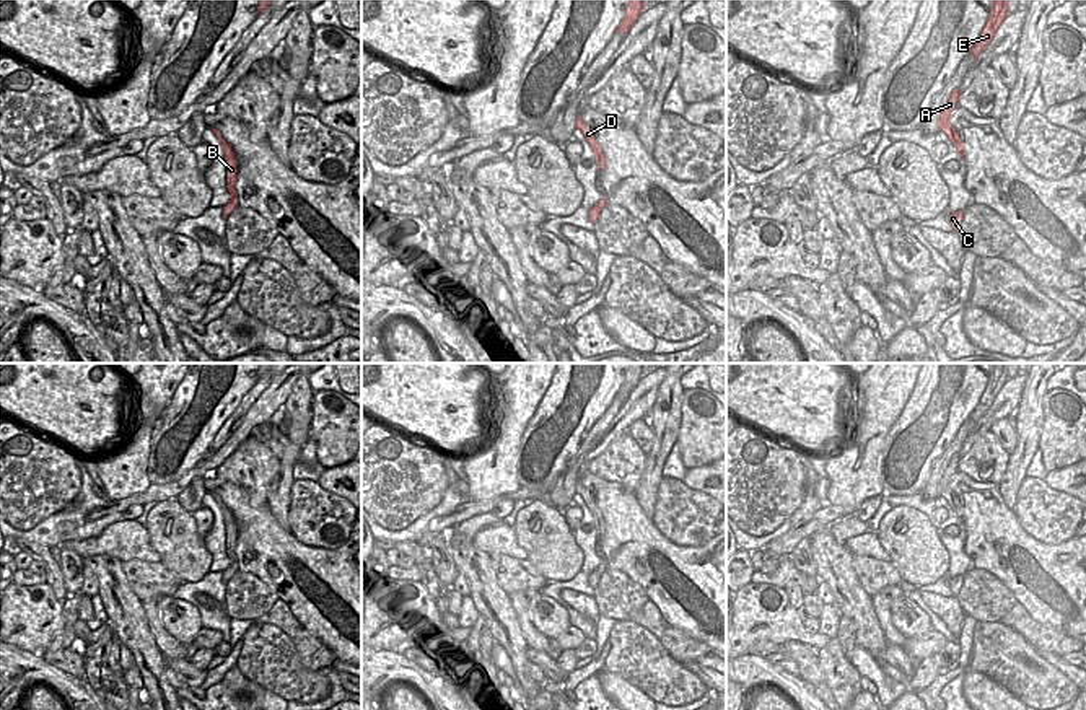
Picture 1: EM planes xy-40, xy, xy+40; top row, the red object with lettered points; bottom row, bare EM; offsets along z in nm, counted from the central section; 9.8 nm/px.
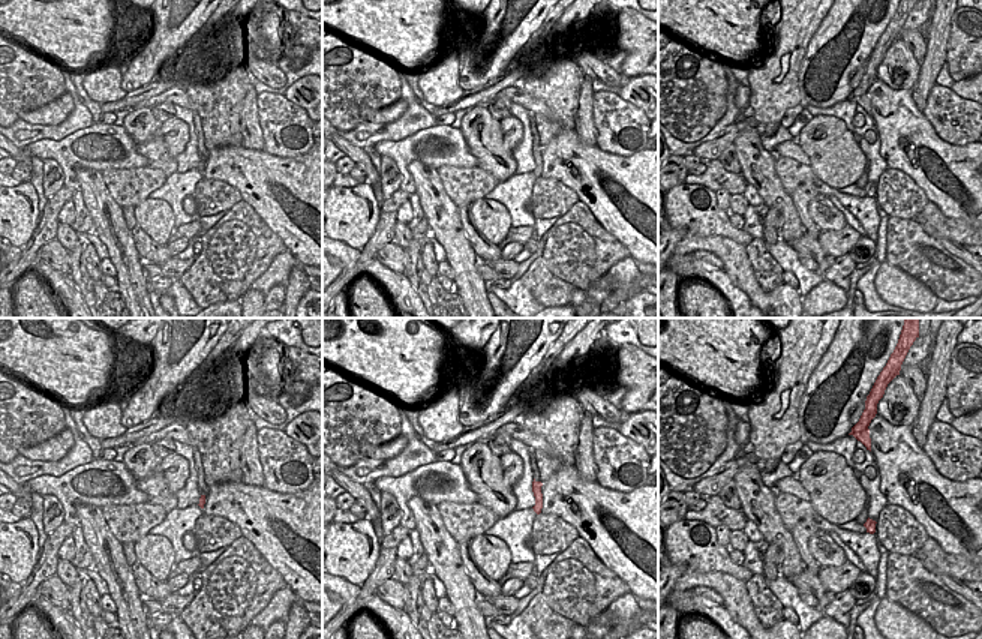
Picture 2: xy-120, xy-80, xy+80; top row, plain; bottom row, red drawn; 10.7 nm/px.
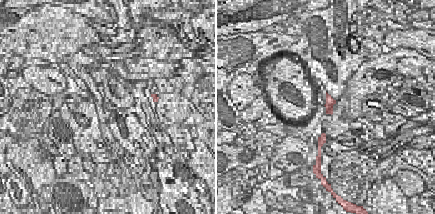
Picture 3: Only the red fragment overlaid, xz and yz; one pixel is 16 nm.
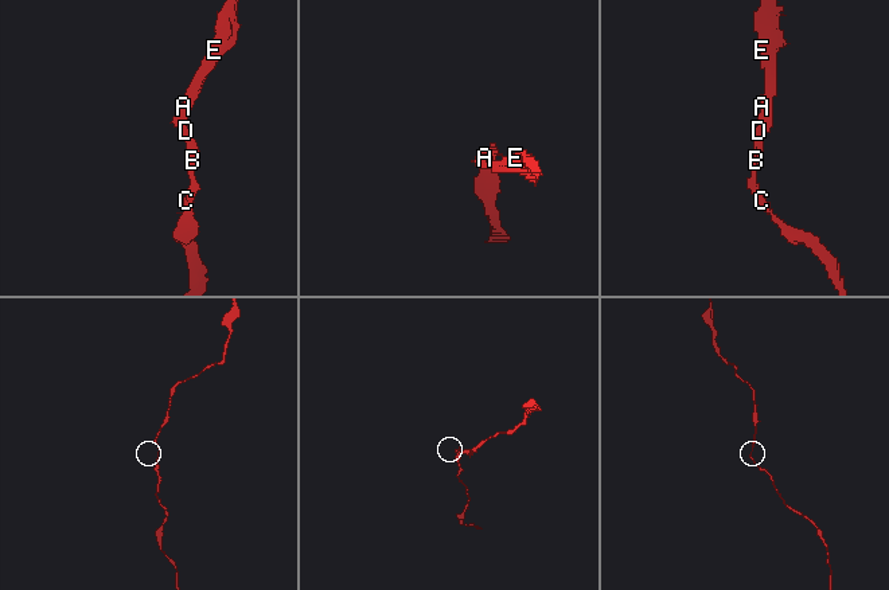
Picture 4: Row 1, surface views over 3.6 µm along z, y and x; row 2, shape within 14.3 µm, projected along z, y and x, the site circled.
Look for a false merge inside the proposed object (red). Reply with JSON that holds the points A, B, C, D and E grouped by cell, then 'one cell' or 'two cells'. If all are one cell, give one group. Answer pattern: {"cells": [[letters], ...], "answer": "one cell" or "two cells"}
{"cells": [["A", "B", "C", "D", "E"]], "answer": "one cell"}

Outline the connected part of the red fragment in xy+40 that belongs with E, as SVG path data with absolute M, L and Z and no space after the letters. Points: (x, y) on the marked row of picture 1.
M993 0L987 23L985 23L977 42L970 49L970 52L974 54L974 60L990 44L996 29L1000 28L1000 24L1005 21L1006 16L1008 16L1008 2Z

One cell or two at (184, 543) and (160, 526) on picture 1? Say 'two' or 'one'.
one

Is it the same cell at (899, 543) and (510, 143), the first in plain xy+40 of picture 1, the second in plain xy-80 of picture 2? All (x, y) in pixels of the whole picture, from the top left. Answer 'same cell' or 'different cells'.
different cells

